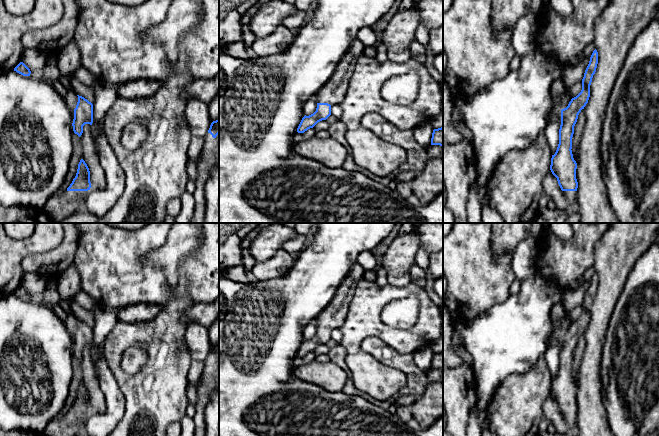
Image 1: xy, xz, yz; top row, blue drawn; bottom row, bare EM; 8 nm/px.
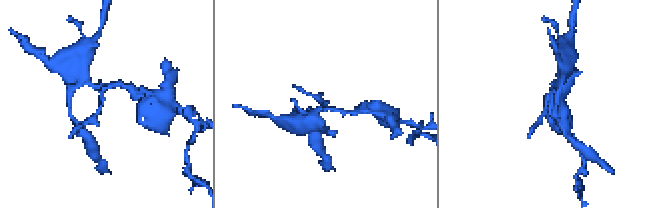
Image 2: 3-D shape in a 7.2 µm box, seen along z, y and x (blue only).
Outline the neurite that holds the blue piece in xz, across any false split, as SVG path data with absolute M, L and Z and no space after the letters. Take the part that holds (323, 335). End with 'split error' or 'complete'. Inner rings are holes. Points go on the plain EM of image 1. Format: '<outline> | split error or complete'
M355 264L352 267L349 274L340 283L330 303L316 317L314 321L317 325L316 335L302 342L297 352L298 357L304 357L318 346L326 344L331 339L331 330L341 327L349 309L350 296L364 273L365 270L360 265Z | split error

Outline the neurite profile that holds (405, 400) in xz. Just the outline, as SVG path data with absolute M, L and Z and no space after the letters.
M412 394L402 395L402 396L398 397L398 399L396 401L396 405L411 407L411 405L417 400L417 398L418 397L416 397Z

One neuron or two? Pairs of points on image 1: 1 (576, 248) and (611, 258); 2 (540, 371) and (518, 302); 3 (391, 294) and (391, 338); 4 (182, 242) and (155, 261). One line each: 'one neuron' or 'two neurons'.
1: two neurons
2: two neurons
3: one neuron
4: one neuron

